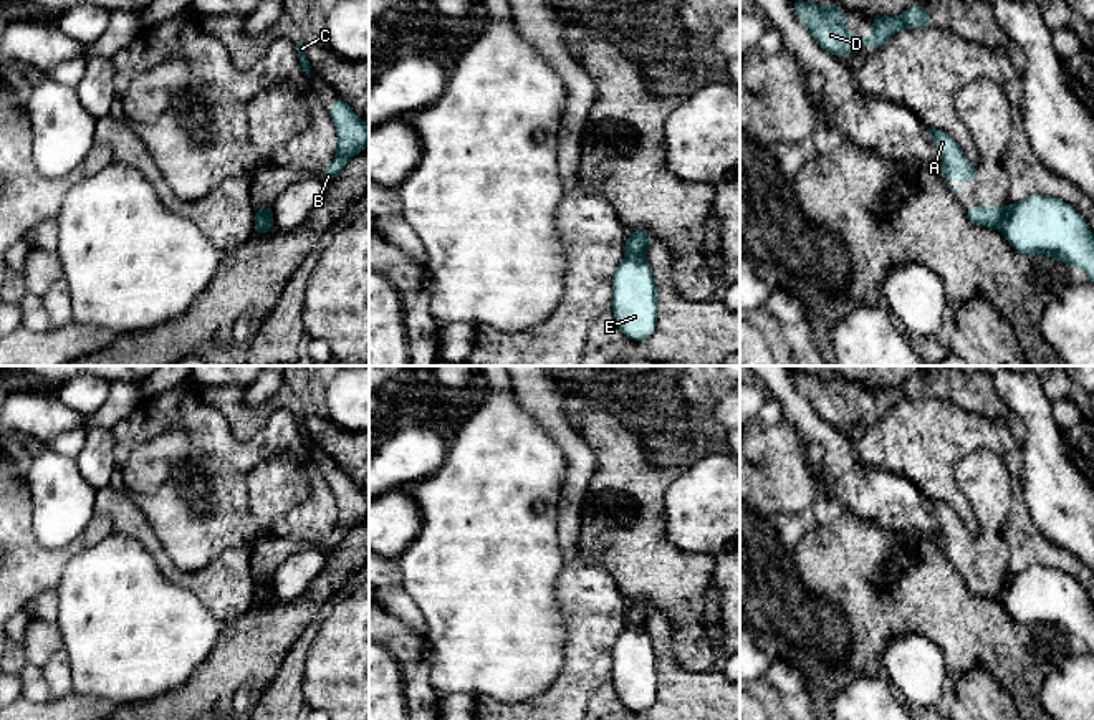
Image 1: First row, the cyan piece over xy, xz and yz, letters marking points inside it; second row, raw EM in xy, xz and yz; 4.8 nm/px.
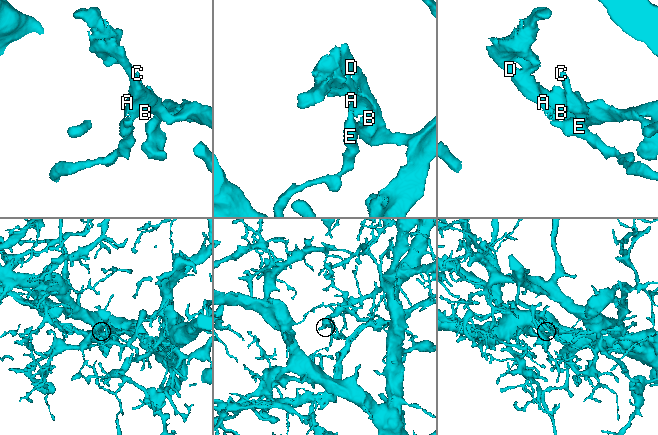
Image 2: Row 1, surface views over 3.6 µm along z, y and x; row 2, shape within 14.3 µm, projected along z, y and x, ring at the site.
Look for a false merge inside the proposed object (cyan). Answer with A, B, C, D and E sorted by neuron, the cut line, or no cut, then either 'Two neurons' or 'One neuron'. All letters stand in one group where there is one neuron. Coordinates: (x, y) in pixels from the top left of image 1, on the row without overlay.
Groups: A B C D / E. Split along yz (1007, 578), (998, 598). Two neurons

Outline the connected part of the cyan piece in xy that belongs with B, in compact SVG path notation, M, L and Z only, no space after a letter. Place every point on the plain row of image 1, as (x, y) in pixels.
M334 467L329 487L338 498L338 525L321 543L326 553L336 550L344 541L346 533L369 515L369 498L339 467Z

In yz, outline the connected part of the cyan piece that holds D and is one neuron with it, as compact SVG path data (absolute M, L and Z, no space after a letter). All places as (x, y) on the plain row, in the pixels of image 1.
M791 371L796 389L809 401L821 419L834 427L849 427L862 420L862 406L846 401L846 379Z

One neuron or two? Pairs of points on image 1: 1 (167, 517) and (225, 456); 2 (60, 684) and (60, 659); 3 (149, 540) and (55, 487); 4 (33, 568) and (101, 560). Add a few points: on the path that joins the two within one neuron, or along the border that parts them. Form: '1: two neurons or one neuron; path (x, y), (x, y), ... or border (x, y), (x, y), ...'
1: one neuron; path (194, 517), (211, 520), (217, 515), (217, 482)
2: one neuron; path (60, 677), (60, 666)
3: two neurons; border (95, 490), (96, 510)
4: two neurons; border (98, 542), (80, 550), (67, 563), (55, 590)

